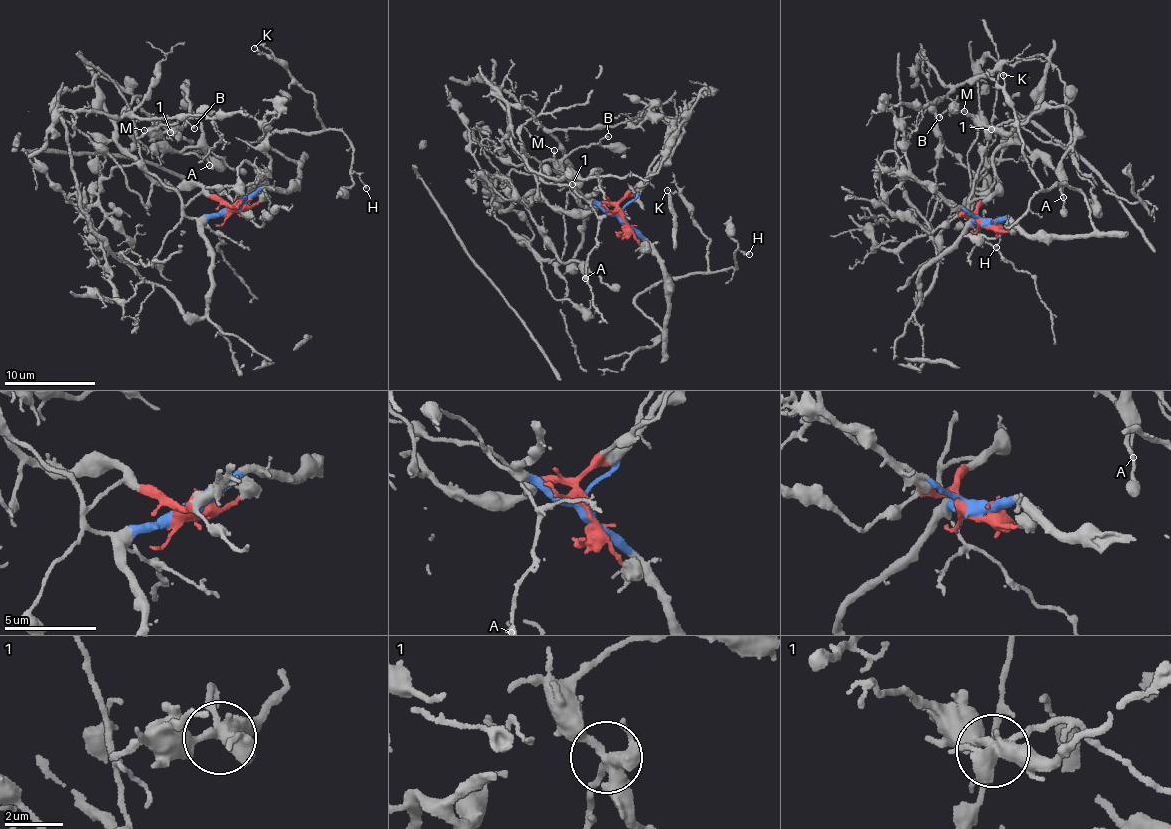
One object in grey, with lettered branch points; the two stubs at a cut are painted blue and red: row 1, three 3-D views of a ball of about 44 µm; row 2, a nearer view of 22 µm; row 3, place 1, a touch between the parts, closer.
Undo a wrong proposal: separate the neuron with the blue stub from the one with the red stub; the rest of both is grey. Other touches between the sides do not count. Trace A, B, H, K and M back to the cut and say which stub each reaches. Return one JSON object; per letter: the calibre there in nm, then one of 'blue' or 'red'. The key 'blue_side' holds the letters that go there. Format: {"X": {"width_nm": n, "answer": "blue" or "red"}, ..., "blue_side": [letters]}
{"A": {"width_nm": 130, "answer": "red"}, "B": {"width_nm": 150, "answer": "red"}, "H": {"width_nm": 130, "answer": "blue"}, "K": {"width_nm": 120, "answer": "blue"}, "M": {"width_nm": 160, "answer": "red"}, "blue_side": ["H", "K"]}

